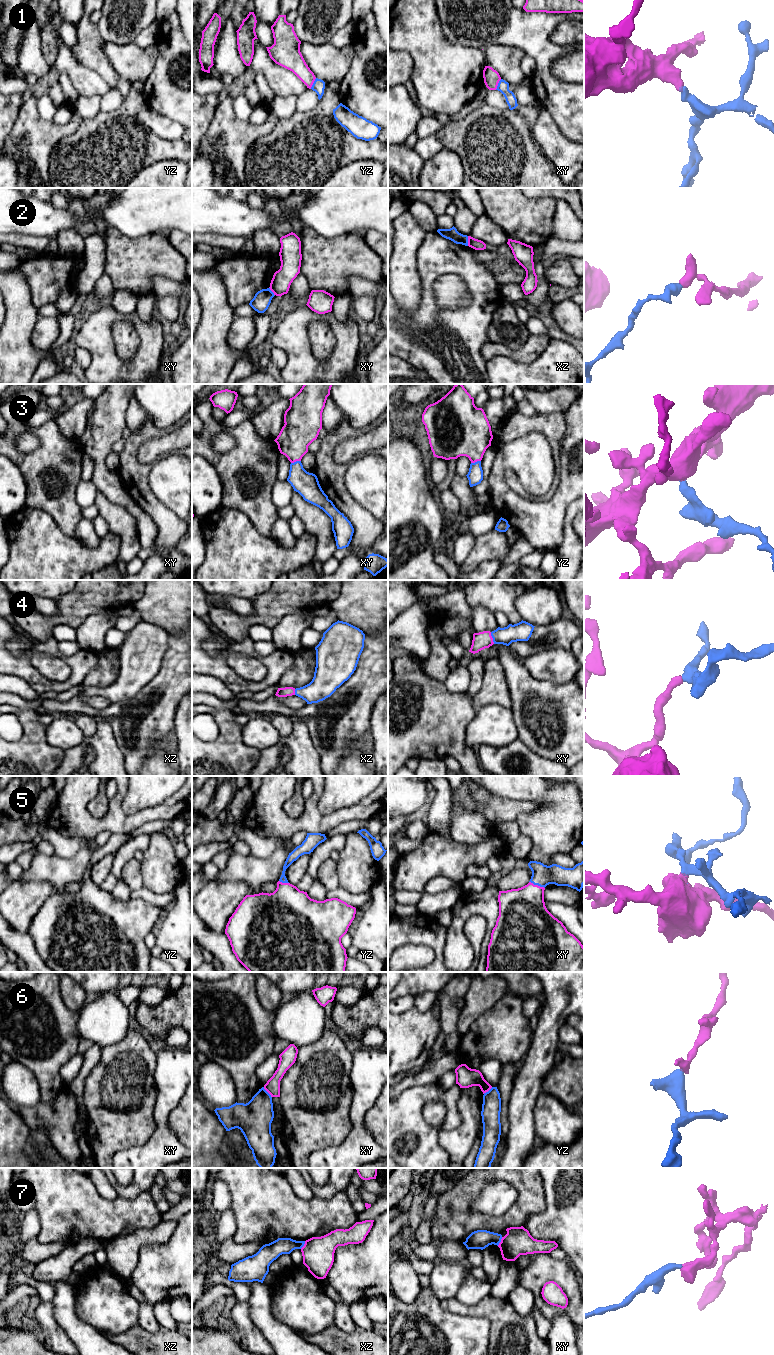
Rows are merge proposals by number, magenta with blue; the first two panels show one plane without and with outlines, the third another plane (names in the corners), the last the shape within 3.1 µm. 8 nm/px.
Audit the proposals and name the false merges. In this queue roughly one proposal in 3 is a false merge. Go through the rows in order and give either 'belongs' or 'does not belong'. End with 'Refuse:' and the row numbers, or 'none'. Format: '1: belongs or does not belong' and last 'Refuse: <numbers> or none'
1: does not belong
2: does not belong
3: belongs
4: belongs
5: belongs
6: does not belong
7: does not belong
Refuse: 1, 2, 6, 7

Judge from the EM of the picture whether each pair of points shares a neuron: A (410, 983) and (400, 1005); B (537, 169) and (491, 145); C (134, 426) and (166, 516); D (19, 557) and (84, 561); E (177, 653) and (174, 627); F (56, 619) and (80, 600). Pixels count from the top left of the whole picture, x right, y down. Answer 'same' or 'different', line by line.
A: different
B: same
C: different
D: same
E: different
F: same

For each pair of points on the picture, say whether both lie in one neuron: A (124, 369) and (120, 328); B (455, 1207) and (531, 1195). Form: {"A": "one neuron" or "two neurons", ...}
{"A": "two neurons", "B": "one neuron"}

